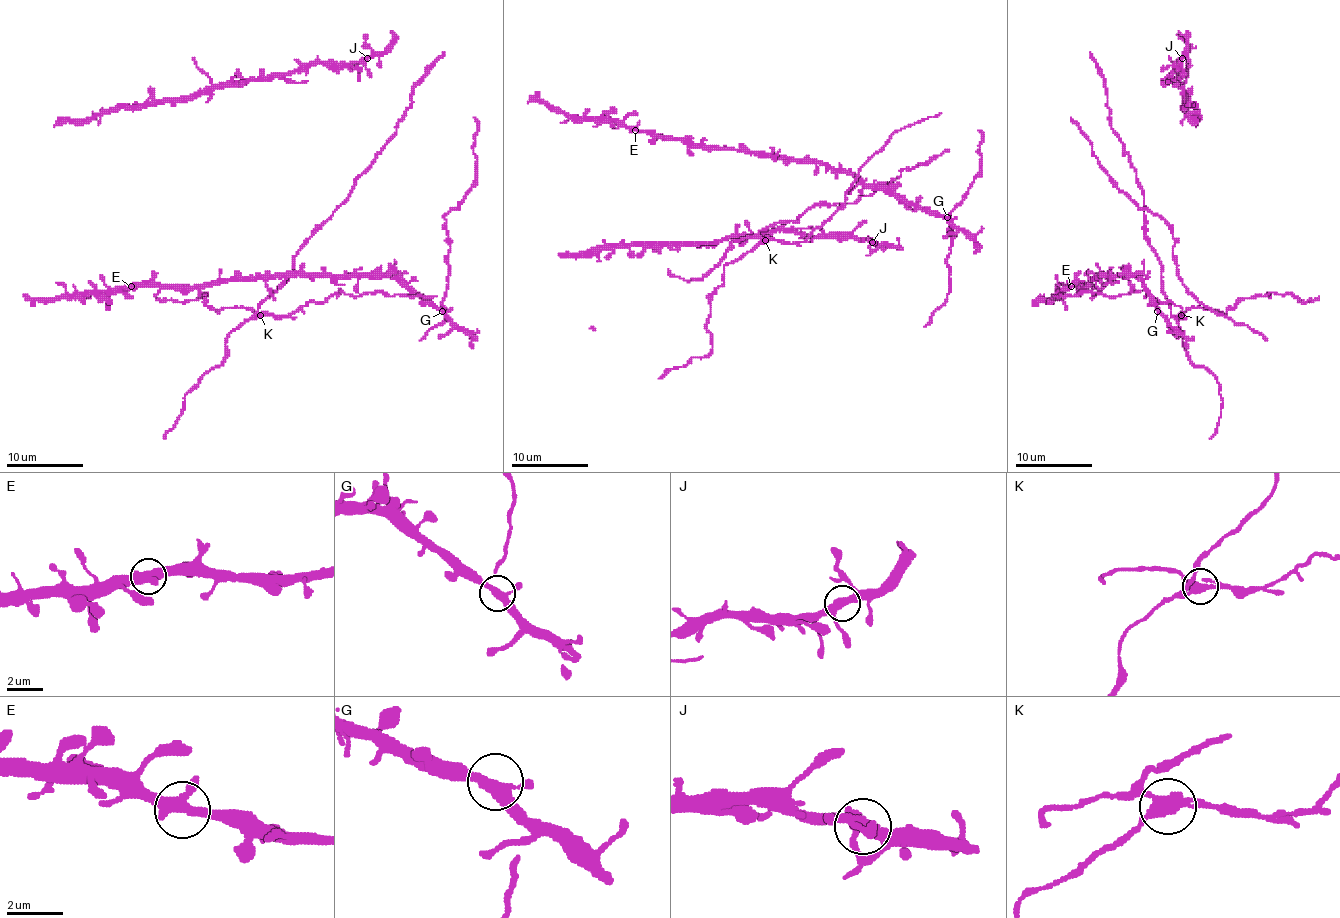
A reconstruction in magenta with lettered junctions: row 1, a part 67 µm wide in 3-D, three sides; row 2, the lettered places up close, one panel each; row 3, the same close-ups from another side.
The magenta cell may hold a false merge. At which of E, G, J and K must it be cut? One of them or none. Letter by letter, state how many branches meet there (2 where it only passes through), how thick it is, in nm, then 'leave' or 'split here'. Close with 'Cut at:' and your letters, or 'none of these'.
E: 3 | 360 nm | leave
G: 3 | 320 nm | leave
J: 3 | 340 nm | leave
K: 3 | 320 nm | split here
Cut at: K

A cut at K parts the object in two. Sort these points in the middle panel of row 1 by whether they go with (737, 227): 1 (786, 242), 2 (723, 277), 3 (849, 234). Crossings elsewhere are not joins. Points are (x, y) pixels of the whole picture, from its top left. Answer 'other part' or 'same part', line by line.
1: other part
2: other part
3: same part

